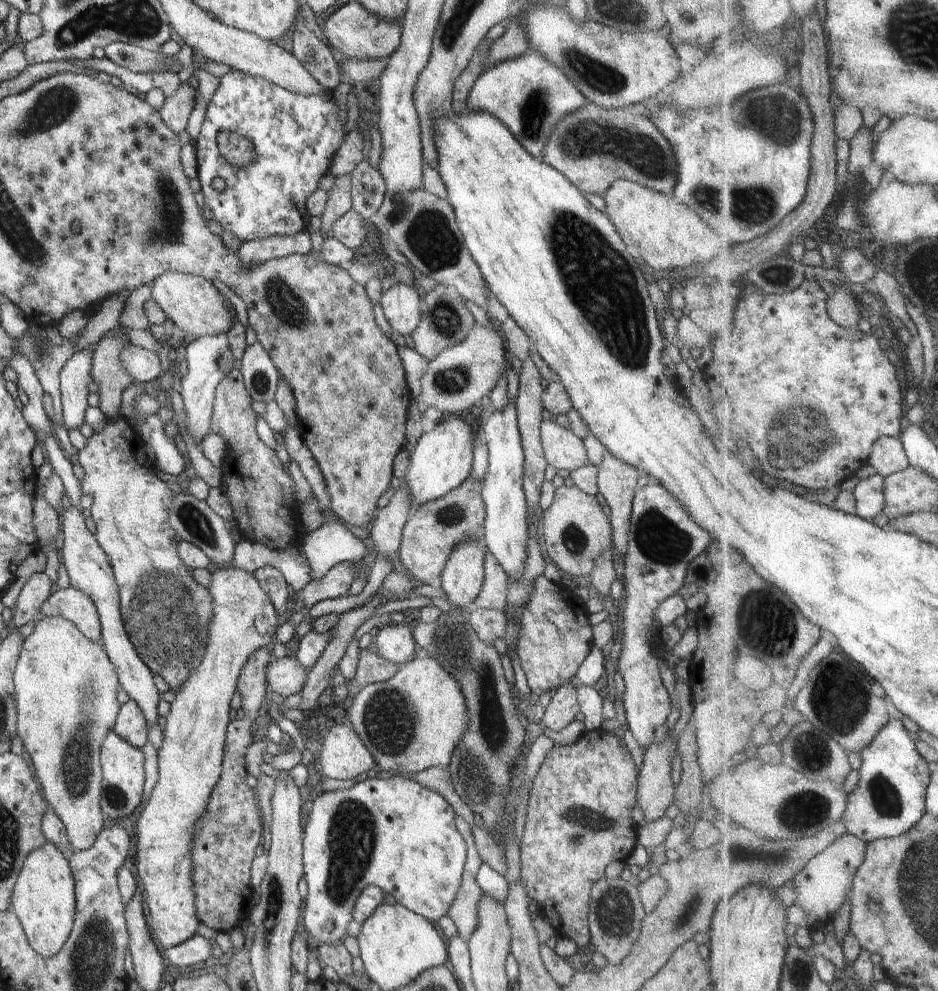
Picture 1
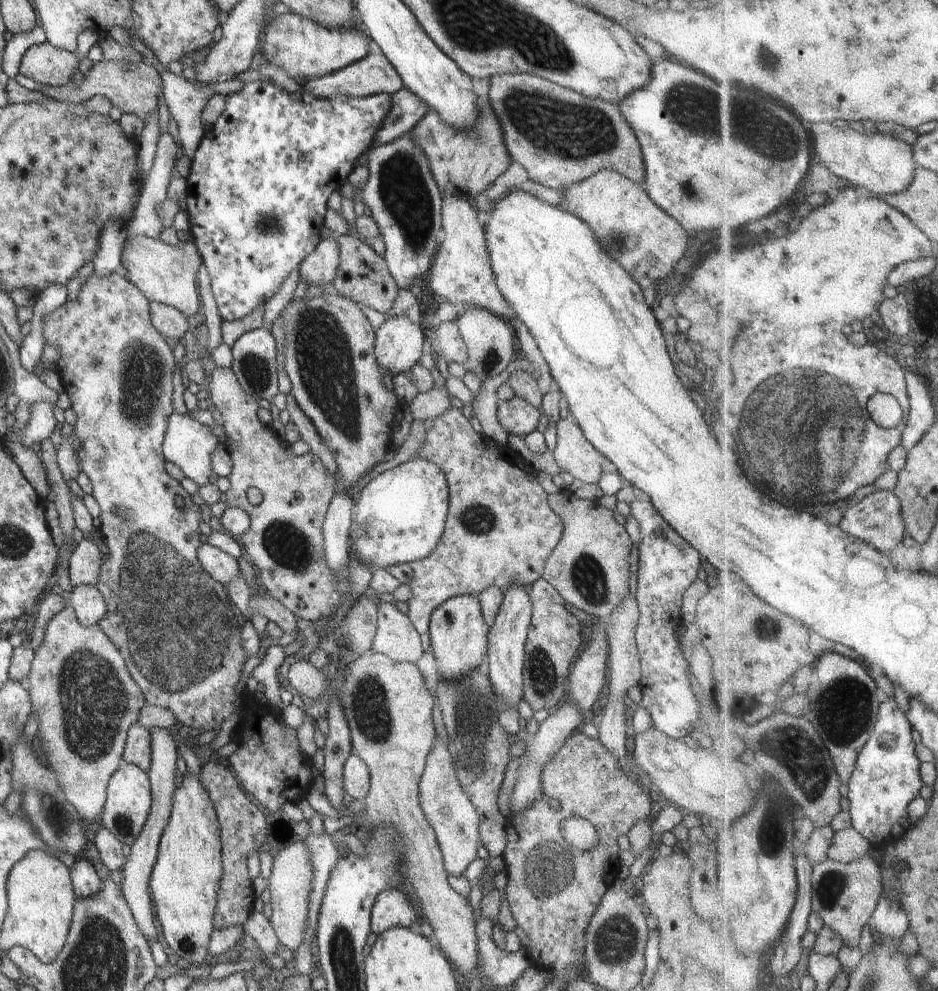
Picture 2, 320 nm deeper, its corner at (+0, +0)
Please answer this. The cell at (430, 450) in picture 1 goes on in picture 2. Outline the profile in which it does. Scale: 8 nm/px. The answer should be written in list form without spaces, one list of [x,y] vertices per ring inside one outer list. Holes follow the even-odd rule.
[[[415,457],[383,474],[372,475],[372,480],[366,484],[360,496],[355,497],[348,536],[349,556],[373,568],[407,564],[430,556],[444,532],[449,508],[448,482],[442,468]]]

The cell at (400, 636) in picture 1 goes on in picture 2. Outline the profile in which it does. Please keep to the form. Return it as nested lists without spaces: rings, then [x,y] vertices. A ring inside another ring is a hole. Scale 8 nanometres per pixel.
[[[393,602],[378,603],[377,630],[370,652],[384,654],[398,663],[417,663],[423,655],[416,628]]]

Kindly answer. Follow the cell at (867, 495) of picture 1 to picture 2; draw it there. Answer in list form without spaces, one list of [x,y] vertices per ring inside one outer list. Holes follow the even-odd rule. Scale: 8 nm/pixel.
[[[877,490],[874,494],[865,497],[857,505],[850,508],[840,525],[846,532],[866,540],[876,550],[880,550],[882,554],[892,554],[892,550],[896,546],[900,546],[904,542],[904,538],[908,536],[903,512],[902,500],[895,492]]]

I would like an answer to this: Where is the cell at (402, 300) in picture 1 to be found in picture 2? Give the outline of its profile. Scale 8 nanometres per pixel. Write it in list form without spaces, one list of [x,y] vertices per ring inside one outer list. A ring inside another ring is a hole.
[[[408,316],[388,318],[375,330],[375,357],[382,371],[406,374],[422,356],[425,336],[421,326]]]

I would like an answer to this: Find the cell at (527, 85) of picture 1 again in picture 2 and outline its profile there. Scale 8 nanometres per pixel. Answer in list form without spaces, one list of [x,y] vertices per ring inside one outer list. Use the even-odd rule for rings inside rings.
[[[481,100],[481,116],[470,131],[455,131],[444,124],[435,113],[428,112],[409,134],[426,155],[432,176],[444,195],[470,194],[475,197],[488,188],[500,174],[508,170],[511,158],[503,141],[503,132],[488,100]]]

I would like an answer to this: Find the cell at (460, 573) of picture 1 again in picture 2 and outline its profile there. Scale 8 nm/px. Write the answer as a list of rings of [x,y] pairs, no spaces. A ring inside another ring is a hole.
[[[462,594],[440,604],[440,607],[432,612],[429,630],[432,652],[436,659],[440,680],[454,682],[454,680],[466,678],[472,674],[474,668],[478,668],[482,664],[488,647],[489,628],[484,623],[478,596]]]

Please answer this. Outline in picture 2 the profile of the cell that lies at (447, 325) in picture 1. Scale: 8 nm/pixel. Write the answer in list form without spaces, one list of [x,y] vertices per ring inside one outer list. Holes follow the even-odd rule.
[[[455,321],[436,323],[433,342],[435,356],[444,358],[448,364],[452,362],[467,364],[467,346],[460,336]]]

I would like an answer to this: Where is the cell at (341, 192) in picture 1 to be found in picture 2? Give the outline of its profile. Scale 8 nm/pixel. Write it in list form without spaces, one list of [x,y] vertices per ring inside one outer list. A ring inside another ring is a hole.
[[[335,238],[322,239],[317,247],[301,262],[299,280],[319,284],[327,291],[339,265],[339,246]]]

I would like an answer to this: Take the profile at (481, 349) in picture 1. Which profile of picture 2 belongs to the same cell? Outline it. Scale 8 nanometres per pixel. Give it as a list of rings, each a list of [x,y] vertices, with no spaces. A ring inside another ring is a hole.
[[[474,306],[467,307],[464,314],[455,320],[460,336],[467,346],[468,360],[464,365],[466,371],[470,371],[484,382],[502,374],[510,362],[516,358],[518,343],[515,337],[515,327],[485,308]]]

